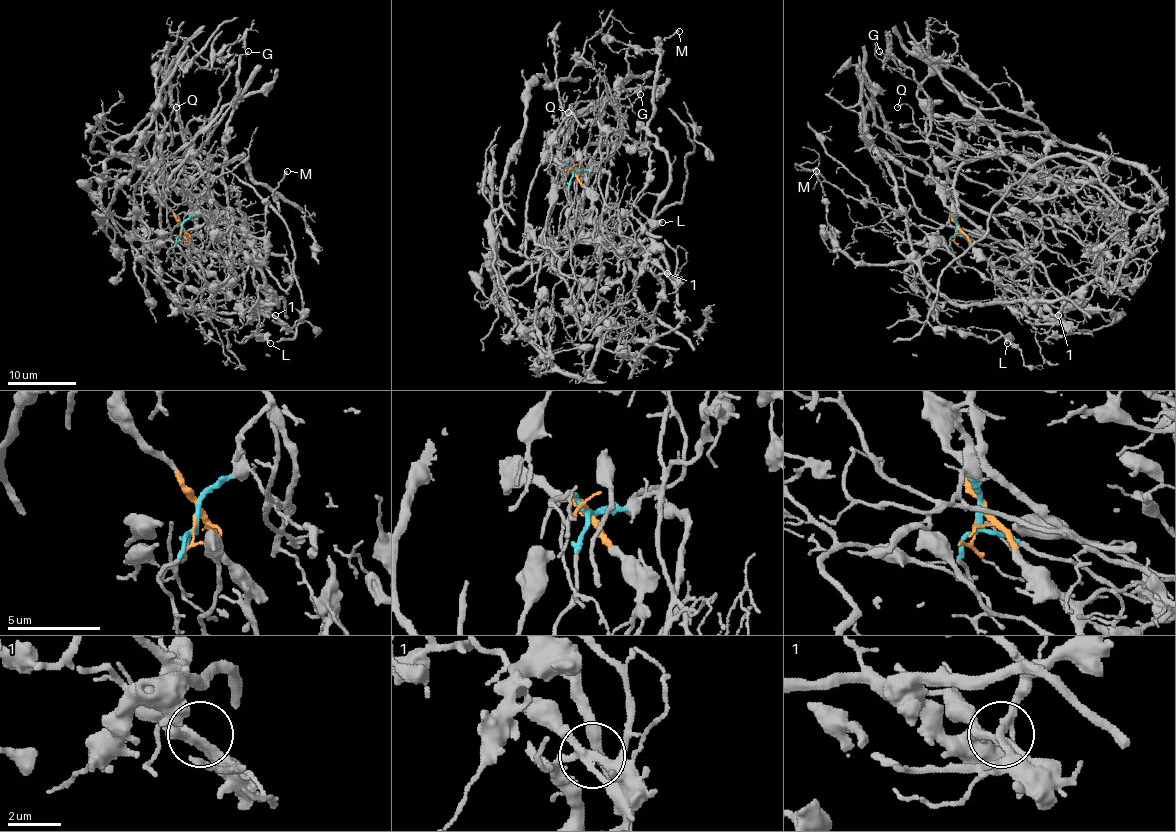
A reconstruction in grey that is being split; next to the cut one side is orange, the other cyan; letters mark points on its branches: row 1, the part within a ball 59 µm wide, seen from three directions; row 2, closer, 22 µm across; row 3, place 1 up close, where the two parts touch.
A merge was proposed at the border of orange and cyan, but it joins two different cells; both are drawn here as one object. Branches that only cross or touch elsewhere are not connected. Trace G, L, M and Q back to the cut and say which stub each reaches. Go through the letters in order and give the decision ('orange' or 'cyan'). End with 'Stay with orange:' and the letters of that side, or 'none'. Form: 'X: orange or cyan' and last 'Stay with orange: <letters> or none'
G: cyan
L: cyan
M: cyan
Q: orange
Stay with orange: Q

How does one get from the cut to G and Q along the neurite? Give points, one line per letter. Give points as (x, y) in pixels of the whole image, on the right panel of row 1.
G: (957, 229), (950, 188), (960, 159), (928, 138), (930, 113), (926, 92), (912, 70), (880, 51)
Q: (957, 229), (926, 161), (931, 150), (928, 140), (914, 123), (912, 109), (907, 104), (897, 107)

